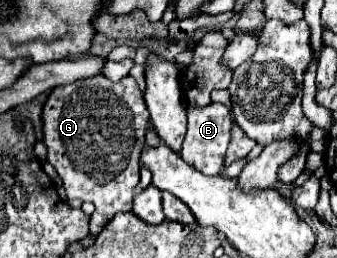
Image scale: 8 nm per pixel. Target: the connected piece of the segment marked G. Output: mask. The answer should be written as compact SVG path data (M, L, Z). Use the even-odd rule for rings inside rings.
M98 75L72 85L56 87L48 95L42 107L42 131L44 131L42 141L48 149L48 163L60 175L66 195L94 203L96 209L90 217L92 235L98 235L102 231L104 221L114 217L118 211L132 209L134 191L140 181L140 153L144 149L146 129L150 129L150 119L148 119L144 93L140 91L134 77L130 75L118 83Z

